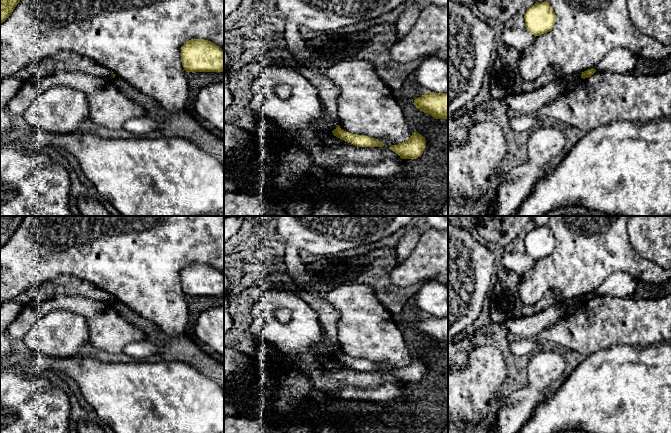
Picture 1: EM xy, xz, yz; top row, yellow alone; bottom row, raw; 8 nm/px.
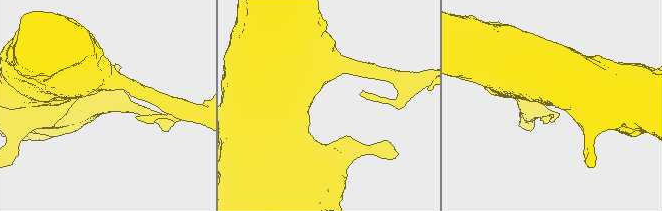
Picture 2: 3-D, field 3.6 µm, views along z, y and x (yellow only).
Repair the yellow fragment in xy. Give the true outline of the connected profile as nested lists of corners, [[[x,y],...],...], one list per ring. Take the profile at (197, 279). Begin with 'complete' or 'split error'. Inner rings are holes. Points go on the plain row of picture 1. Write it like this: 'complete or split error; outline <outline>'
complete; outline [[[191,263],[181,271],[181,286],[186,296],[222,296],[224,275],[208,264]]]

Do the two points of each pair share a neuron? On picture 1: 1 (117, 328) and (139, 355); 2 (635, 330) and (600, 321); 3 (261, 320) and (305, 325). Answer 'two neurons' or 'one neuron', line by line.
1: two neurons
2: one neuron
3: one neuron

